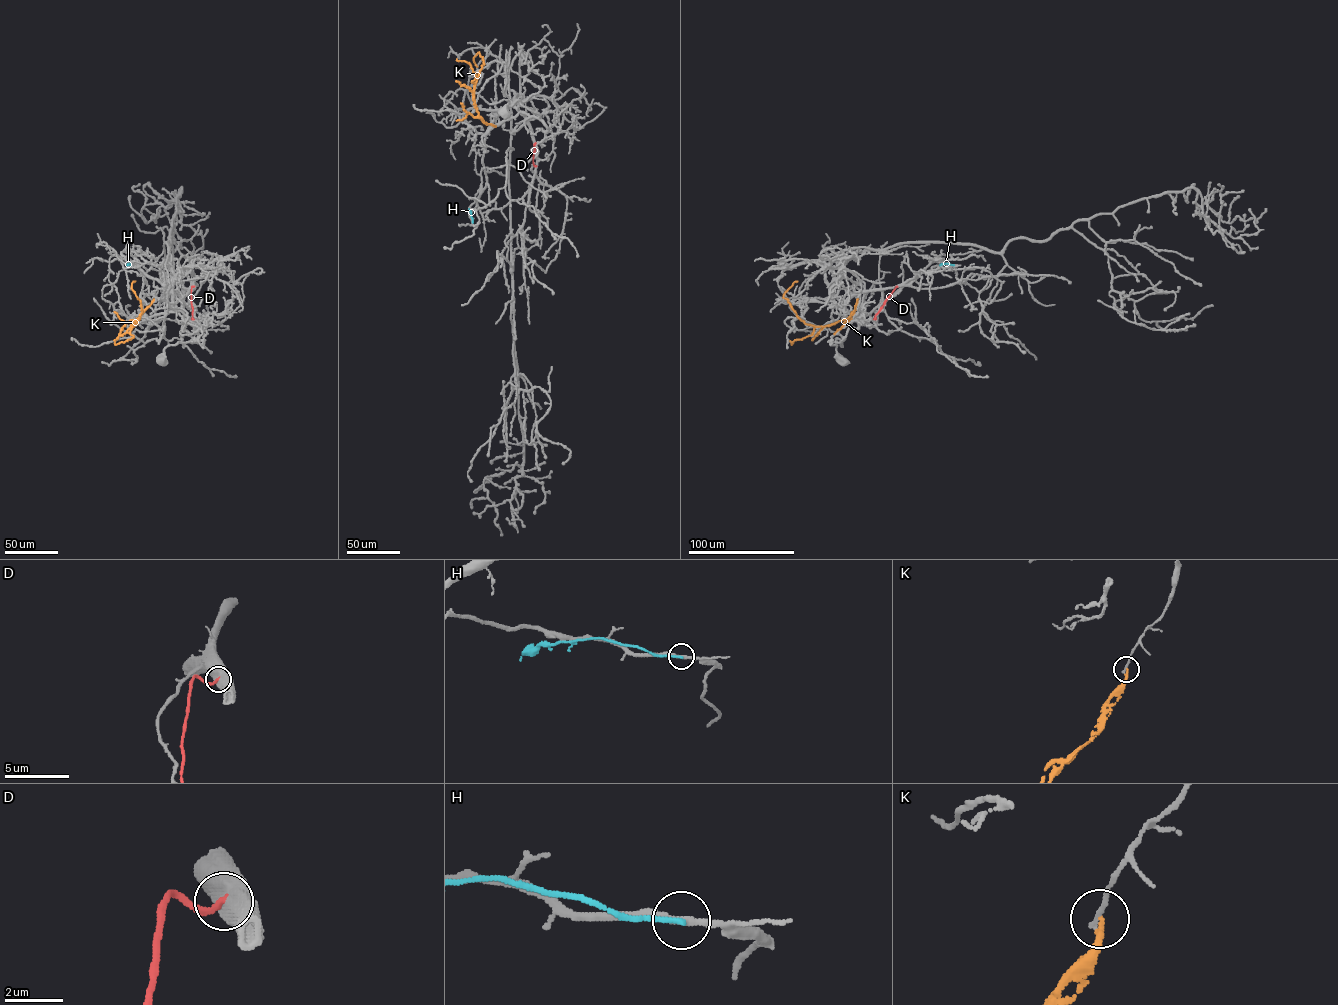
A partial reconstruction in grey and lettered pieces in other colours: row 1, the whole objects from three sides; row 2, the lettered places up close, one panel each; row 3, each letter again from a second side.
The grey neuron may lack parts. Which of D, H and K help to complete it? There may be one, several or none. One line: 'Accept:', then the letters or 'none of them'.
Accept: none of them

